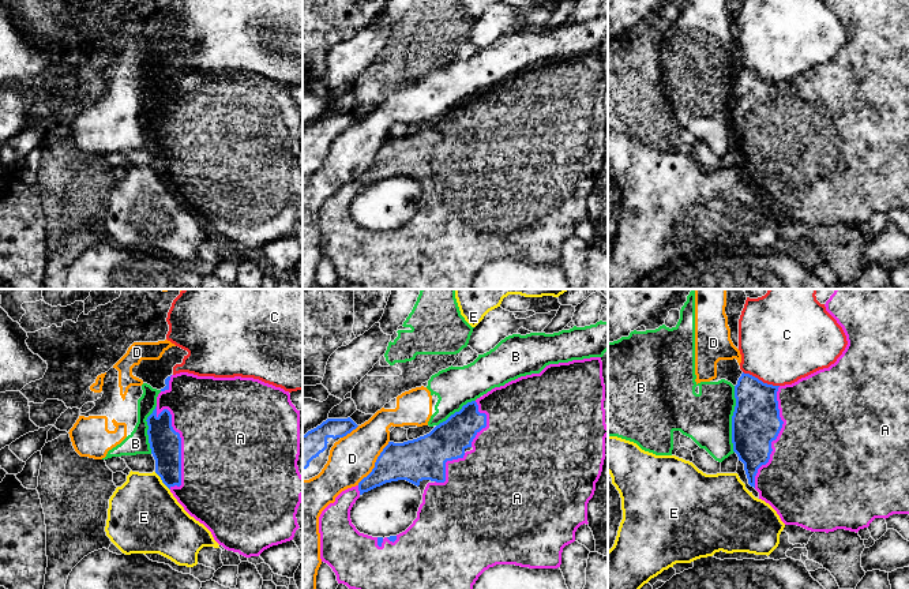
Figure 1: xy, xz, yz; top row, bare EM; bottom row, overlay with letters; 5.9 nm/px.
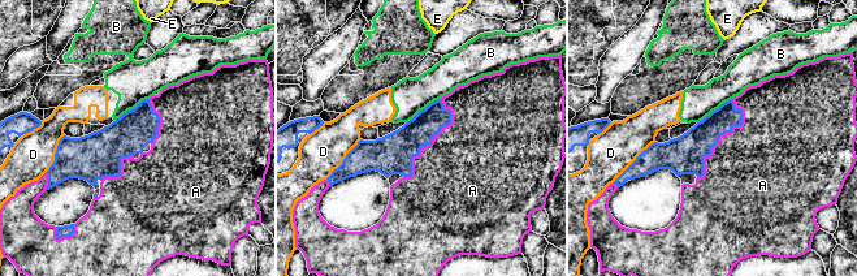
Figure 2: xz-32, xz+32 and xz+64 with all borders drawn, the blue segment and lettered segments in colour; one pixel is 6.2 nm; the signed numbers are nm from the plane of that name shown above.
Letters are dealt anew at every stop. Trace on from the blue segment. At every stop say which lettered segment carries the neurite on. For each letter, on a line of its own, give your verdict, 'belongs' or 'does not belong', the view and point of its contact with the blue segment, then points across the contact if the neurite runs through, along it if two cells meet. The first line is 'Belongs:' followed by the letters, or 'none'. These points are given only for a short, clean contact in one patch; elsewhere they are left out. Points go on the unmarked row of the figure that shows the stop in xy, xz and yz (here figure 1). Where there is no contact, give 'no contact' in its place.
Belongs: A
A: belongs; meets blue in xy at (180, 139)
B: does not belong; meets blue in yz at (732, 113)
C: does not belong; meets blue in yz at (761, 75)
D: does not belong; meets blue in xz at (375, 157)
E: does not belong; meets blue in xy at (162, 176)

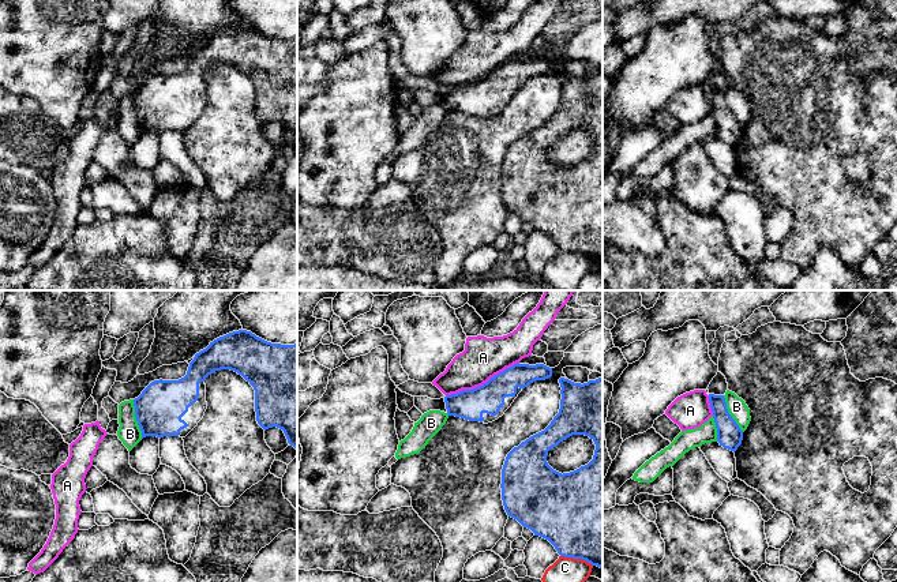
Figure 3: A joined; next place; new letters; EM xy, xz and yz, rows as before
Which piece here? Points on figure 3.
Belongs: none
A: does not belong; meets blue in xz at (483, 79)
B: does not belong; meets blue in xy at (137, 113); border along xy (132, 94), (135, 115), (142, 132)
C: does not belong; meets blue in xz at (577, 252)

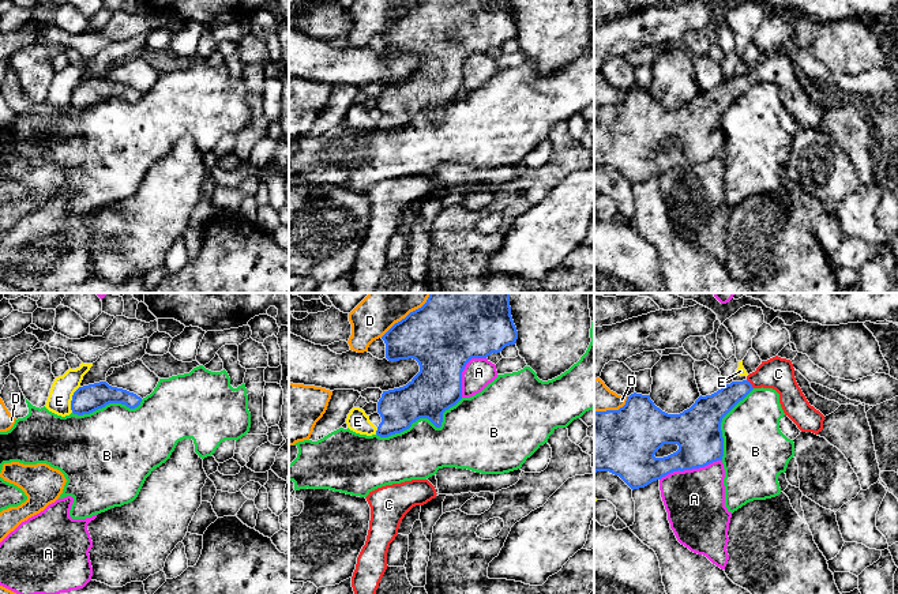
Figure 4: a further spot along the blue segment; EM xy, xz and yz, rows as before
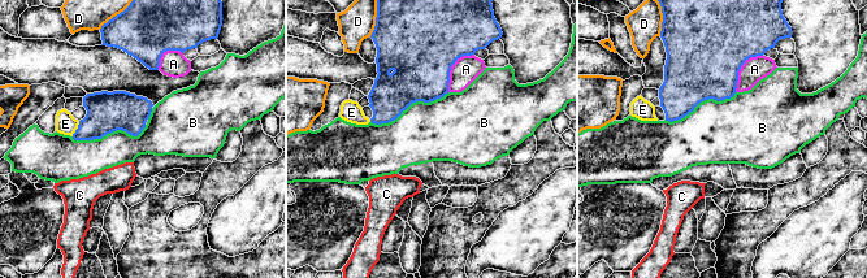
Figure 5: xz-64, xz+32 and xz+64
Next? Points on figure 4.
Belongs: C
A: does not belong; meets blue in yz at (690, 164)
B: does not belong; meets blue in xz at (424, 112)
C: belongs; meets blue in yz at (750, 78); runs through yz (716, 101), (750, 78), (766, 70), (778, 68)
D: does not belong; meets blue in xz at (402, 14)
E: does not belong; meets blue in xy at (72, 94)

